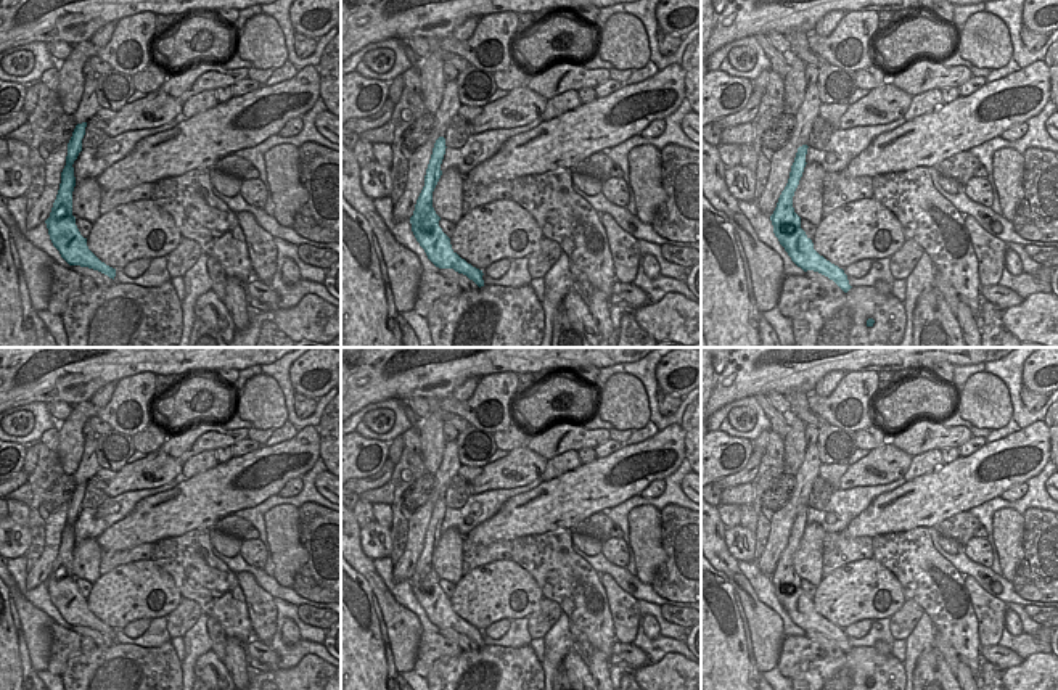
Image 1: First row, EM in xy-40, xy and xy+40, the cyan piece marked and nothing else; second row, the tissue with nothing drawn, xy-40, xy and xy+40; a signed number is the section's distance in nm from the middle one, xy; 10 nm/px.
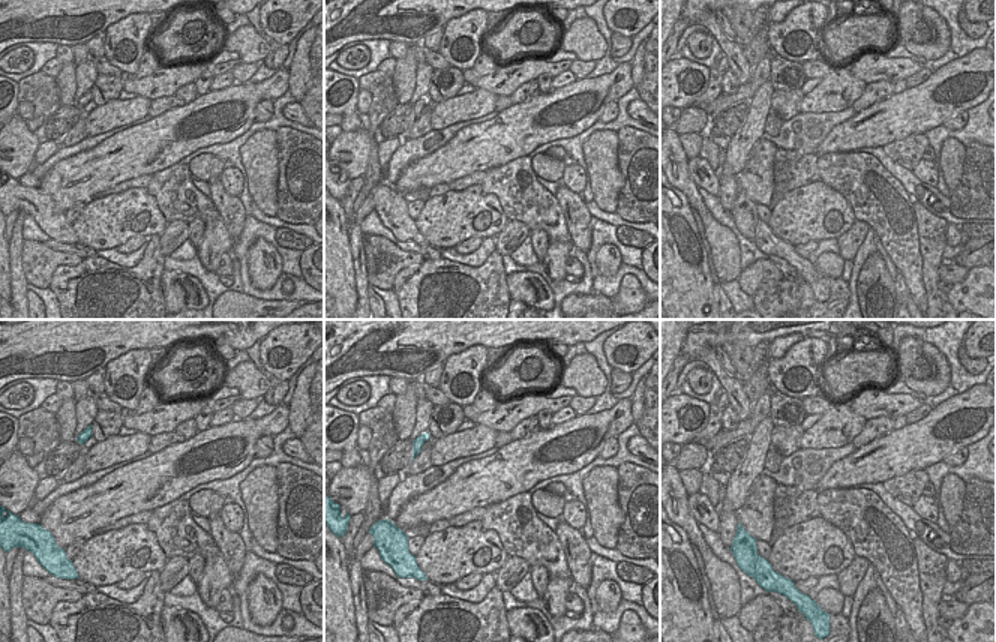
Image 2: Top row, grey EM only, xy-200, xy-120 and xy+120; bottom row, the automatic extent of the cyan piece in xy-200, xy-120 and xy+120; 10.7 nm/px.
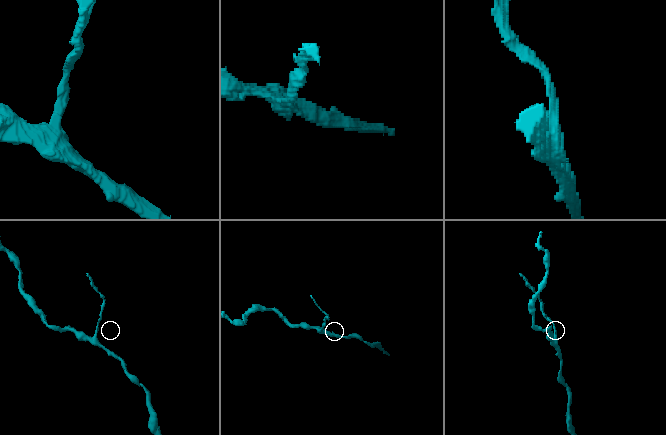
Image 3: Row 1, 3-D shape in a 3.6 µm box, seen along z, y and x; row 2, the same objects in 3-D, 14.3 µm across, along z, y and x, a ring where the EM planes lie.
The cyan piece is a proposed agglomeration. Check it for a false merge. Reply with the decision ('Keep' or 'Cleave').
Cleave.

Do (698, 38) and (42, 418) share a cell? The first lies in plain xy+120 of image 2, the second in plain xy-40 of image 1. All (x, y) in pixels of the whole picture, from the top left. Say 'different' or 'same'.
different

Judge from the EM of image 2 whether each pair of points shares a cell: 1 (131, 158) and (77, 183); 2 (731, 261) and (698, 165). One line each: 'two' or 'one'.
1: one
2: two

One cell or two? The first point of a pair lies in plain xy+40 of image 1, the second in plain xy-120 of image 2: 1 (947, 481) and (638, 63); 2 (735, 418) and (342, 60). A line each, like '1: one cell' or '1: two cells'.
1: two cells
2: one cell

